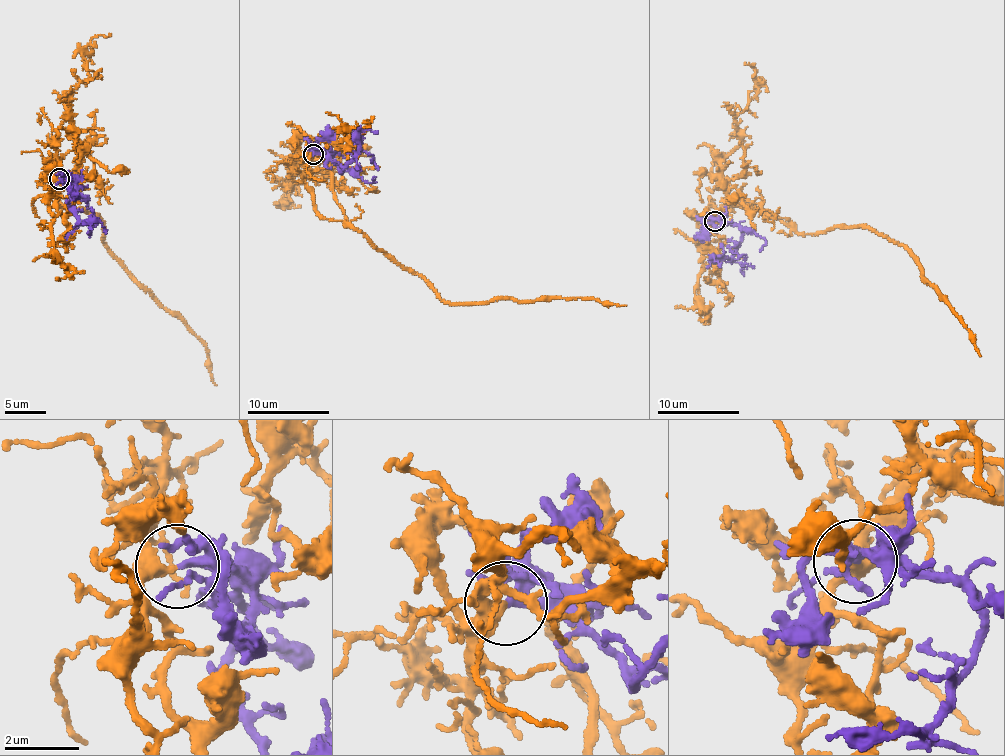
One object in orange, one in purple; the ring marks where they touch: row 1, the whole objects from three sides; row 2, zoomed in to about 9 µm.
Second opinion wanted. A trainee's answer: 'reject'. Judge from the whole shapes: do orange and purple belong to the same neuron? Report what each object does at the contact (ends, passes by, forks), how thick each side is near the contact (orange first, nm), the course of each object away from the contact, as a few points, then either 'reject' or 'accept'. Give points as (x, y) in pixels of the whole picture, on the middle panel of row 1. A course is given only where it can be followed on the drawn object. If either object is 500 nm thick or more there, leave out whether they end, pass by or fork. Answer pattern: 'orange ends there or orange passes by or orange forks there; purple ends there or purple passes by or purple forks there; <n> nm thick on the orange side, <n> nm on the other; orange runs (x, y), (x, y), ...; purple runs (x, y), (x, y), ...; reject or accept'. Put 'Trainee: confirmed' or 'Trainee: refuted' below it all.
orange passes by; purple ends there; 320 nm thick on the orange side, 280 nm on the other; orange runs (313, 154), (304, 158), (305, 182), (316, 211), (363, 232), (449, 303), (590, 297), (626, 305); purple runs (313, 154), (326, 157), (339, 167), (340, 172), (359, 144), (372, 157), (372, 162), (378, 170); accept
Trainee: refuted

